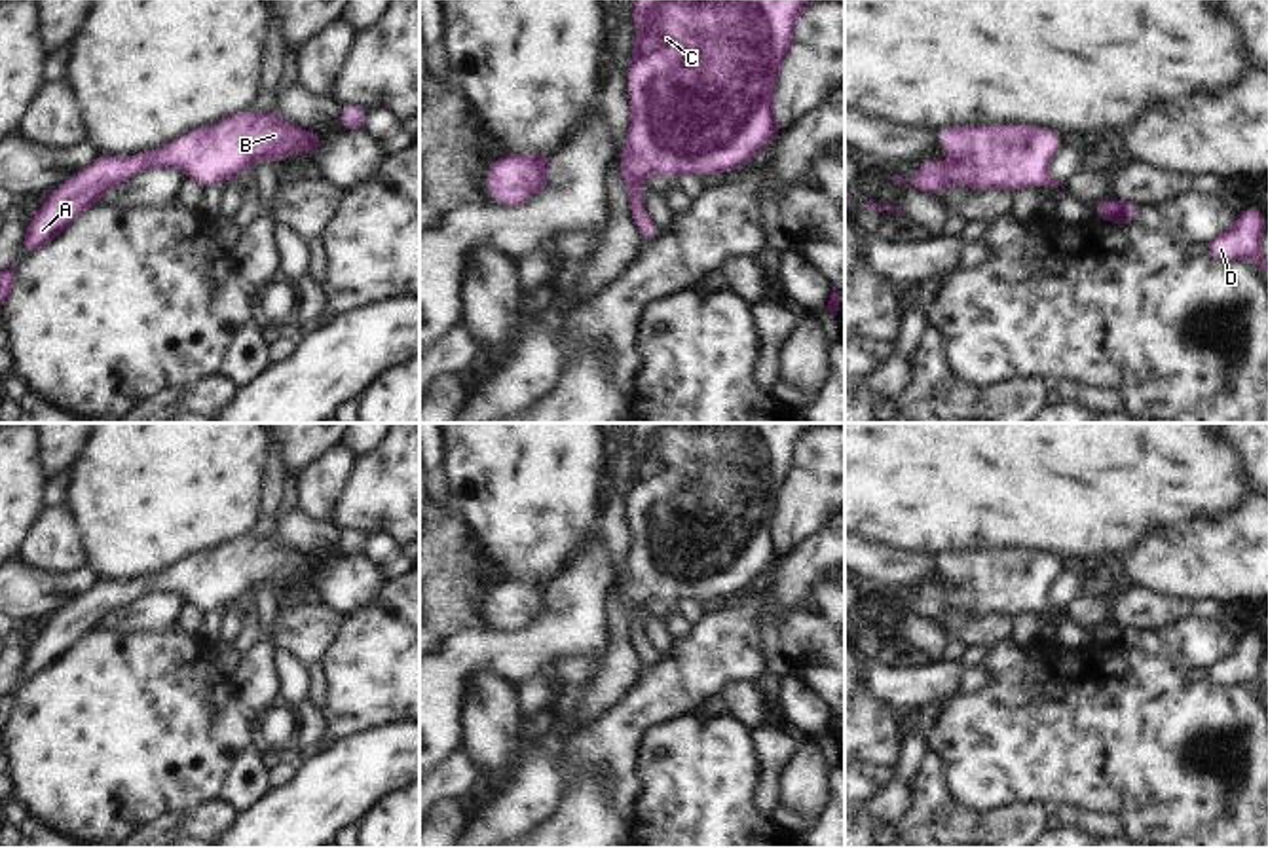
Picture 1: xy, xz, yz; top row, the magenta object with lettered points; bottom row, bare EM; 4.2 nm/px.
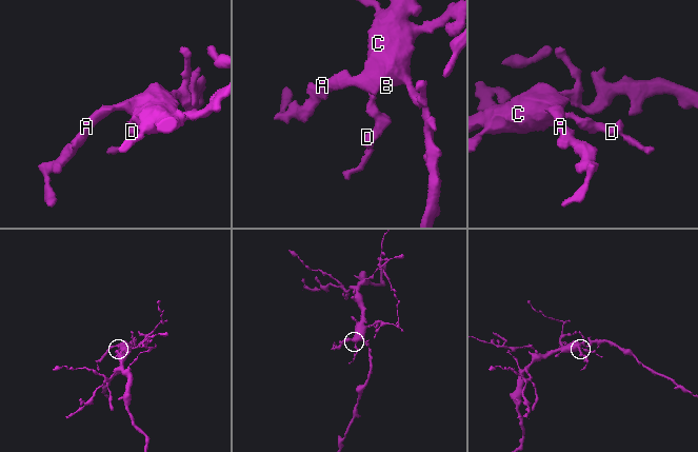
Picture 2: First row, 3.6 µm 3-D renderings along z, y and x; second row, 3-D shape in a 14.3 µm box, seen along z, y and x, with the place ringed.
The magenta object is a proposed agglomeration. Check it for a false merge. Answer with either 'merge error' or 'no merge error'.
no merge error

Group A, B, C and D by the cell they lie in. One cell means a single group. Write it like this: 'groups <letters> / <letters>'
groups A B C D

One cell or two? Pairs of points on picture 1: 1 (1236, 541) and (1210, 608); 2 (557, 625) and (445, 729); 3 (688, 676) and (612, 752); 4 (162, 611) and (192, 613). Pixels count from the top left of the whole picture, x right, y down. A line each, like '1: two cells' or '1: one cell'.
1: two cells
2: one cell
3: one cell
4: two cells

